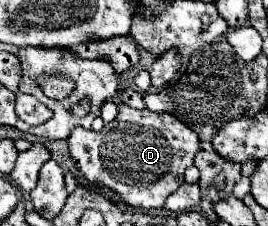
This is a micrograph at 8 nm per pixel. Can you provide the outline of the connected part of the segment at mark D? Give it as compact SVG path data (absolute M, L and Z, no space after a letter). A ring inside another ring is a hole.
M126 104L118 106L118 116L104 124L102 132L84 130L78 126L68 138L68 150L76 164L76 174L96 186L104 186L116 192L122 202L134 210L162 208L166 198L184 182L184 170L194 164L198 148L198 136L194 136L194 132L190 132L190 128L186 128L186 124L182 124L178 118L170 114L154 114L150 110L136 110Z

